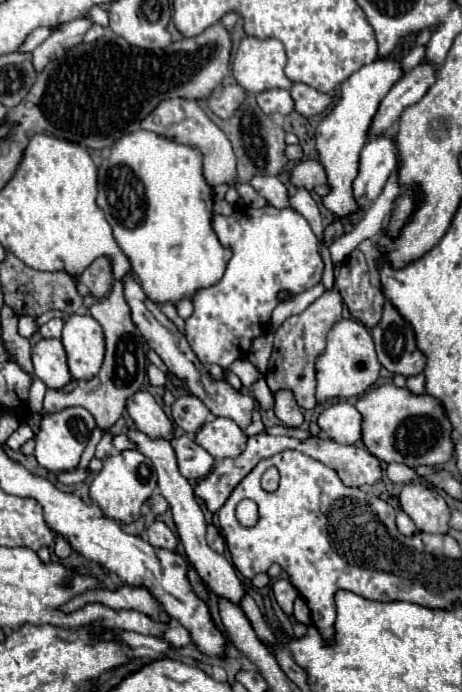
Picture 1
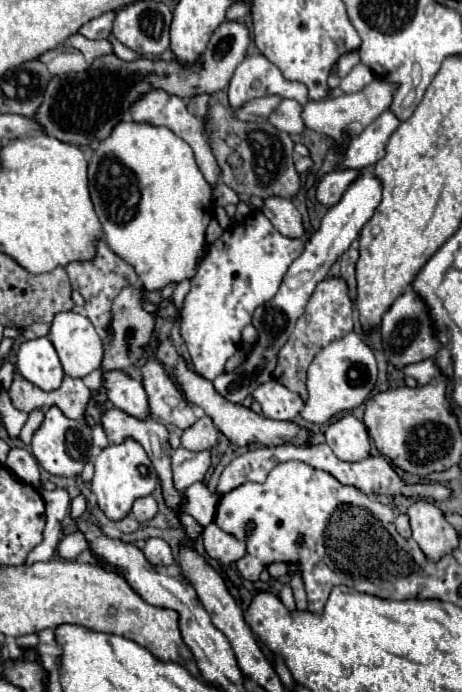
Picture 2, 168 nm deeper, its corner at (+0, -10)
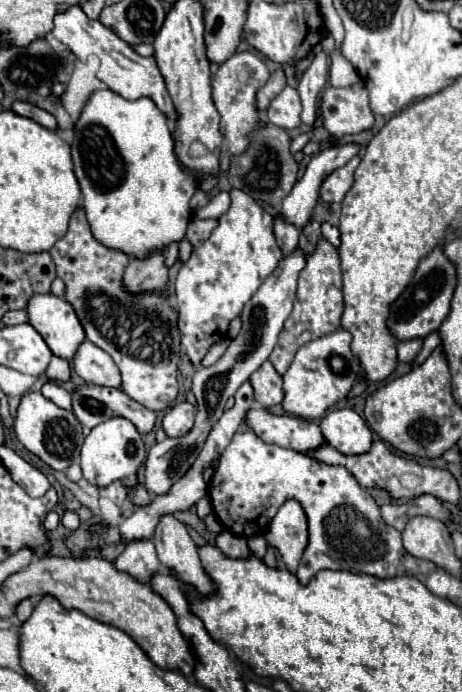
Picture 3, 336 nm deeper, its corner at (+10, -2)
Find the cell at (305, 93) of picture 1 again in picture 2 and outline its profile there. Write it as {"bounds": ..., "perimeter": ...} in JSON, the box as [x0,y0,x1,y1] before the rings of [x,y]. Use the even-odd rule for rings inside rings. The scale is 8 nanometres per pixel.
{"bounds":[302,79,398,141],"perimeter":[[[374,79],[370,85],[366,85],[362,91],[352,93],[352,95],[340,95],[340,97],[328,97],[322,101],[308,101],[302,107],[302,119],[304,125],[312,131],[326,133],[332,139],[340,141],[342,131],[348,131],[352,137],[360,135],[380,113],[384,113],[394,97],[394,91],[398,89],[396,83],[386,83],[384,79]]]}

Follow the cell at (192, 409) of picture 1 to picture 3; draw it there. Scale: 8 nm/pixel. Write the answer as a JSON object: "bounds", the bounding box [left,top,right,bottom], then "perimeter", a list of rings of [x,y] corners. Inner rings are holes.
{"bounds":[48,207,180,411],"perimeter":[[[78,207],[70,217],[68,233],[54,243],[48,251],[56,265],[58,277],[66,283],[66,301],[74,307],[80,325],[84,327],[86,339],[104,349],[120,369],[122,385],[120,389],[134,401],[142,403],[152,411],[168,409],[170,403],[178,395],[178,361],[180,361],[180,331],[178,331],[178,315],[176,309],[168,303],[162,291],[146,291],[146,293],[130,293],[124,289],[122,275],[130,261],[130,255],[104,247],[100,241],[94,239],[90,225],[86,221],[84,209]]]}

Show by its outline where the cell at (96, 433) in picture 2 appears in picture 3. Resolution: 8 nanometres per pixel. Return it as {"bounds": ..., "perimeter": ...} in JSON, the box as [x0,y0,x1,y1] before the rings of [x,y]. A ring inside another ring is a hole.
{"bounds":[40,381,72,409],"perimeter":[[[48,381],[48,383],[44,383],[40,391],[42,391],[44,397],[48,397],[50,401],[54,401],[56,405],[60,405],[60,401],[64,401],[64,407],[66,407],[66,409],[72,409],[70,393],[68,393],[64,387],[60,387],[56,381]]]}

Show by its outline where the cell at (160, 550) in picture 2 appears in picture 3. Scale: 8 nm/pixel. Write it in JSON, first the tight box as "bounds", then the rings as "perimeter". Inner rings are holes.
{"bounds":[114,541,160,585],"perimeter":[[[152,541],[128,543],[126,549],[120,553],[120,557],[114,561],[114,567],[118,571],[132,575],[138,583],[146,583],[146,585],[150,585],[152,577],[160,573],[160,561],[156,557],[156,549],[152,547]]]}

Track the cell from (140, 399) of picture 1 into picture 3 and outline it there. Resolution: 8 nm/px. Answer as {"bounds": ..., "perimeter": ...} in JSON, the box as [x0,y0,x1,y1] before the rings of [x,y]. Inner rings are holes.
{"bounds":[72,339,120,387],"perimeter":[[[88,339],[78,347],[74,361],[72,361],[74,371],[86,381],[94,385],[106,385],[106,387],[120,387],[120,371],[114,363],[114,359],[90,343]]]}

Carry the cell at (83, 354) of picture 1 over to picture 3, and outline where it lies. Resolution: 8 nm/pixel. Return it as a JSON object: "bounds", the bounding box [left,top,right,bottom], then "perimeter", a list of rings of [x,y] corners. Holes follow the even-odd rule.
{"bounds":[26,295,86,359],"perimeter":[[[32,295],[26,303],[28,323],[42,335],[50,351],[62,359],[72,359],[78,345],[86,339],[84,329],[72,309],[62,297]]]}

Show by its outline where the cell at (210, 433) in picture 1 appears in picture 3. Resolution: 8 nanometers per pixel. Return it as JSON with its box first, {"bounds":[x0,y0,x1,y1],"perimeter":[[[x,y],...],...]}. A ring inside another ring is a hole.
{"bounds":[162,401,196,437],"perimeter":[[[188,401],[170,407],[162,419],[162,429],[166,431],[166,435],[168,437],[186,435],[194,425],[194,411],[196,411],[194,405],[190,405]]]}

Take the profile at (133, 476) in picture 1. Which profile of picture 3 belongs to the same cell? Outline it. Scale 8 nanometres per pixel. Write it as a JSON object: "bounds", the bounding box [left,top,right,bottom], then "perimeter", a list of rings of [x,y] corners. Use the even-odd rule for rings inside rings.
{"bounds":[80,417,146,487],"perimeter":[[[112,417],[100,425],[96,425],[88,435],[80,451],[82,457],[82,473],[92,485],[106,487],[118,479],[134,479],[138,475],[140,465],[146,459],[144,435],[136,431],[136,425],[124,417]]]}

